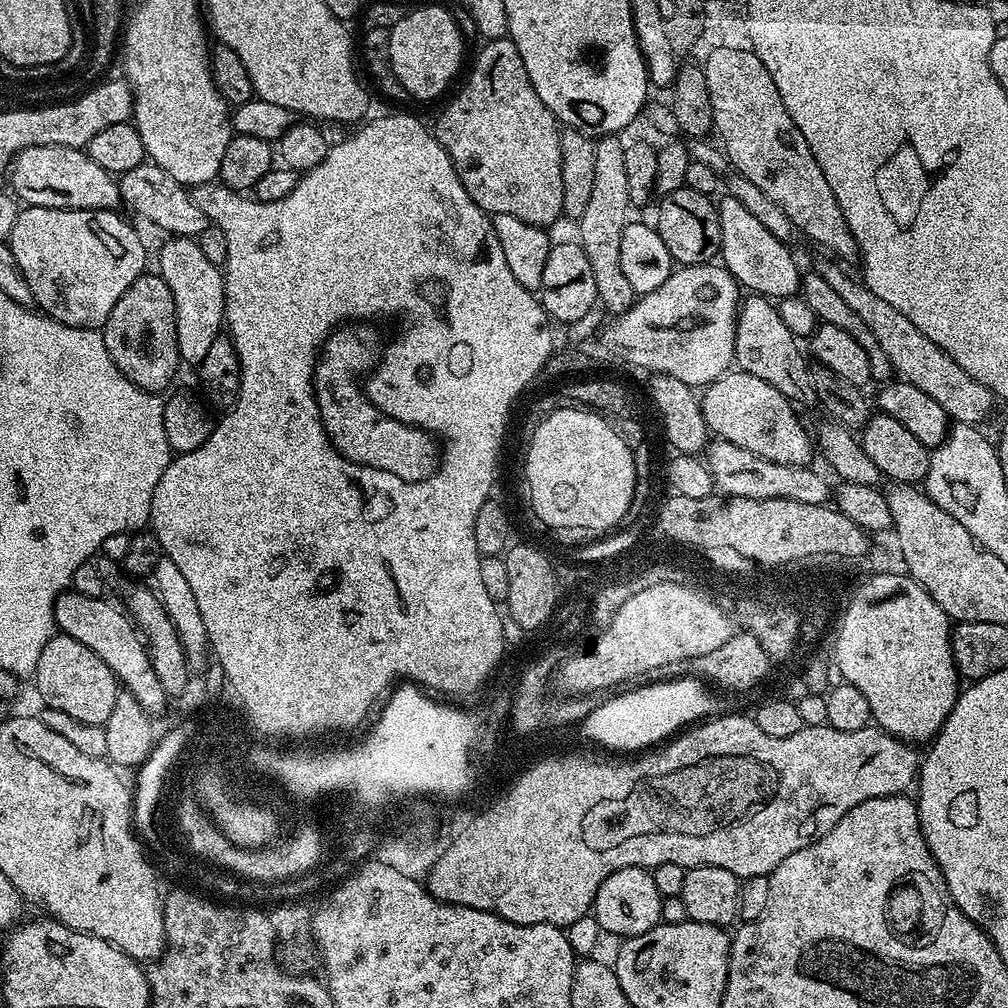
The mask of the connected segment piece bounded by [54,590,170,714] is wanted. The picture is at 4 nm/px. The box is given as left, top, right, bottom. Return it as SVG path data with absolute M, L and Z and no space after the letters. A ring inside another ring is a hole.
M75 590L61 592L54 606L56 627L63 635L78 638L82 646L94 650L106 666L116 676L125 691L134 694L138 706L149 714L160 714L170 704L166 690L162 690L162 682L158 682L158 674L154 674L154 666L148 657L148 646L144 643L131 616L123 607L115 608L108 598L87 596Z

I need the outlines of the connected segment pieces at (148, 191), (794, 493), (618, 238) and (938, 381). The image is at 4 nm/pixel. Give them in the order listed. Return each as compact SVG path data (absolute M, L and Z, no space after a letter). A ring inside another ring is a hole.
M139 164L133 170L121 173L118 183L121 201L156 227L168 232L166 234L198 238L202 230L210 226L208 216L194 205L191 193L156 164Z
M713 439L706 448L706 463L712 475L713 485L725 496L754 498L755 500L793 500L807 504L828 504L830 488L812 466L780 465L734 442Z
M610 135L599 137L595 146L594 187L590 193L590 203L578 221L578 243L590 261L590 271L594 273L594 290L599 307L612 312L613 317L618 317L630 310L630 306L638 299L634 286L630 286L622 270L622 230L630 222L628 208L633 207L630 186L626 186L626 144L615 135Z
M824 256L810 264L811 271L826 278L826 282L830 282L830 287L843 298L846 306L850 306L850 310L854 310L854 314L858 314L858 318L866 322L870 334L874 334L878 346L882 346L886 358L890 358L893 373L910 386L918 386L922 394L930 394L930 398L934 398L934 402L938 402L938 406L946 410L949 421L973 426L983 425L982 422L991 414L994 403L990 389L982 386L982 382L970 378L970 374L966 374L966 370L962 370L962 366L958 366L958 362L954 362L950 354L934 346L934 342L930 342L930 338L926 338L926 334L922 334L922 330L918 330L918 326L914 326L914 322L910 322L906 314L901 314L894 310L894 306L890 306L890 302L878 298L878 294L874 294L857 277L855 280L850 273L843 272L836 265L839 263L835 259Z

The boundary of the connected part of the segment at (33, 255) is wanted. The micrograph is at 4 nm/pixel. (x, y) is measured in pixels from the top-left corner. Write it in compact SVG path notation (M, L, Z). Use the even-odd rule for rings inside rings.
M21 207L18 222L14 222L10 245L17 258L17 265L33 291L35 307L41 313L66 326L103 329L118 298L122 298L122 294L130 290L132 283L145 275L144 263L148 260L143 238L136 233L135 226L130 221L123 220L120 214L110 208L85 210Z

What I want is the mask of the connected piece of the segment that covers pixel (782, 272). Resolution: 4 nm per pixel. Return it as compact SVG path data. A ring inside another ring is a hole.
M725 195L724 201L719 201L720 256L723 267L736 279L737 285L749 293L779 298L794 296L802 288L802 268L796 265L792 257L791 247L770 234L757 218L749 213L746 206L736 201L732 196Z

